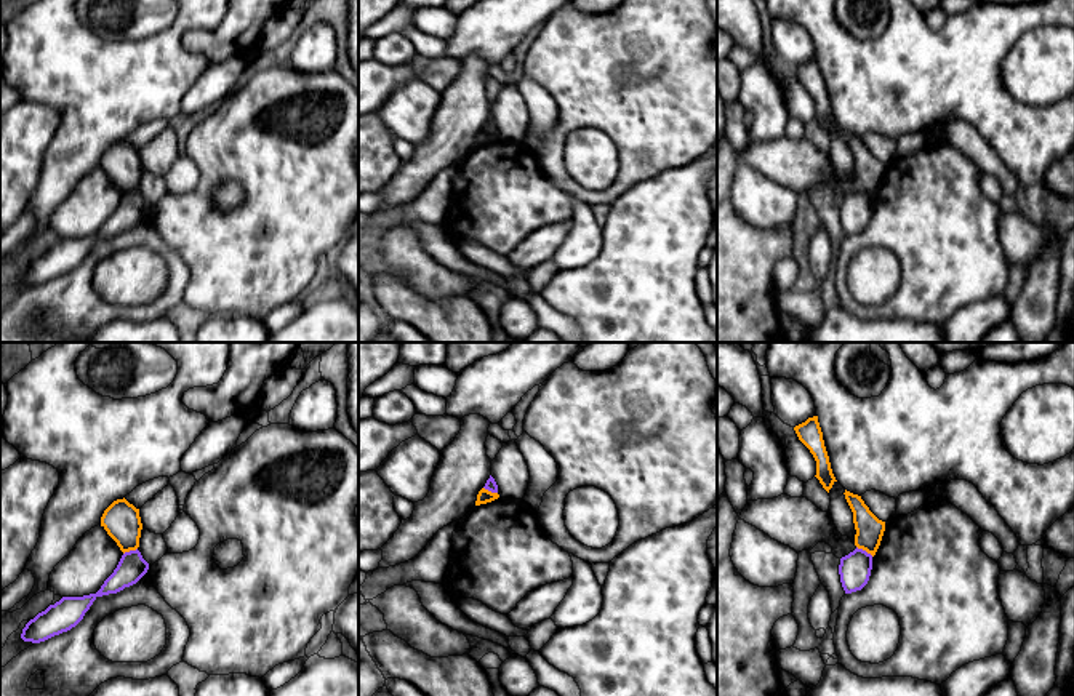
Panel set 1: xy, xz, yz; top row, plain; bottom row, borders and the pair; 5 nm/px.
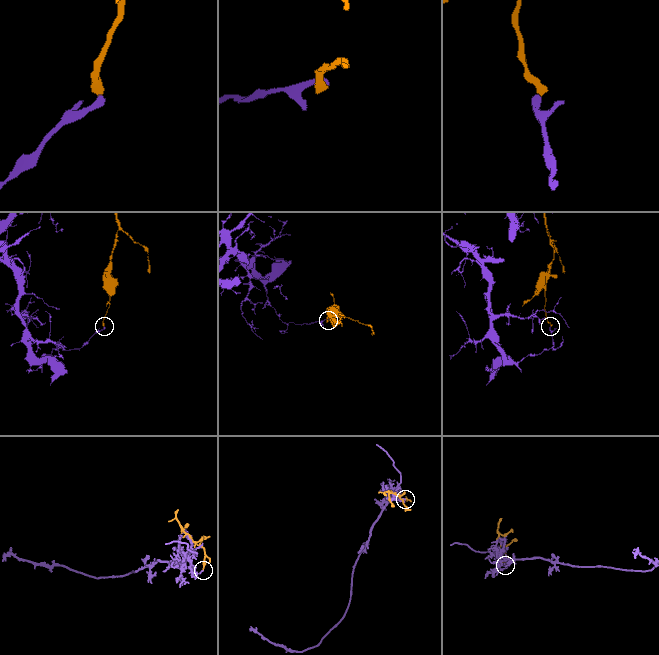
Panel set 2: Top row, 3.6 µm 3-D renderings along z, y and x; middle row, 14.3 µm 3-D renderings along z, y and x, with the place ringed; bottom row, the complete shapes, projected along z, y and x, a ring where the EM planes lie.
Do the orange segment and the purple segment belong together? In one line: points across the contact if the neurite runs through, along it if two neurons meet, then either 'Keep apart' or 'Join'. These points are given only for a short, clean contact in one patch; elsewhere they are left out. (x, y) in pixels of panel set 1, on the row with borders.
Boundary: yz (857, 546), (873, 556). Keep apart

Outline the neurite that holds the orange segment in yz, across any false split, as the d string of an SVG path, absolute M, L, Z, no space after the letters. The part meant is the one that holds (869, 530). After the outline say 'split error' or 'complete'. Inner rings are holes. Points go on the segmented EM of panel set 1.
M845 490L845 499L853 512L853 523L855 523L855 546L858 549L866 550L872 557L876 555L884 531L885 531L885 522L879 520L869 507L864 504L861 496L853 494Z | complete

